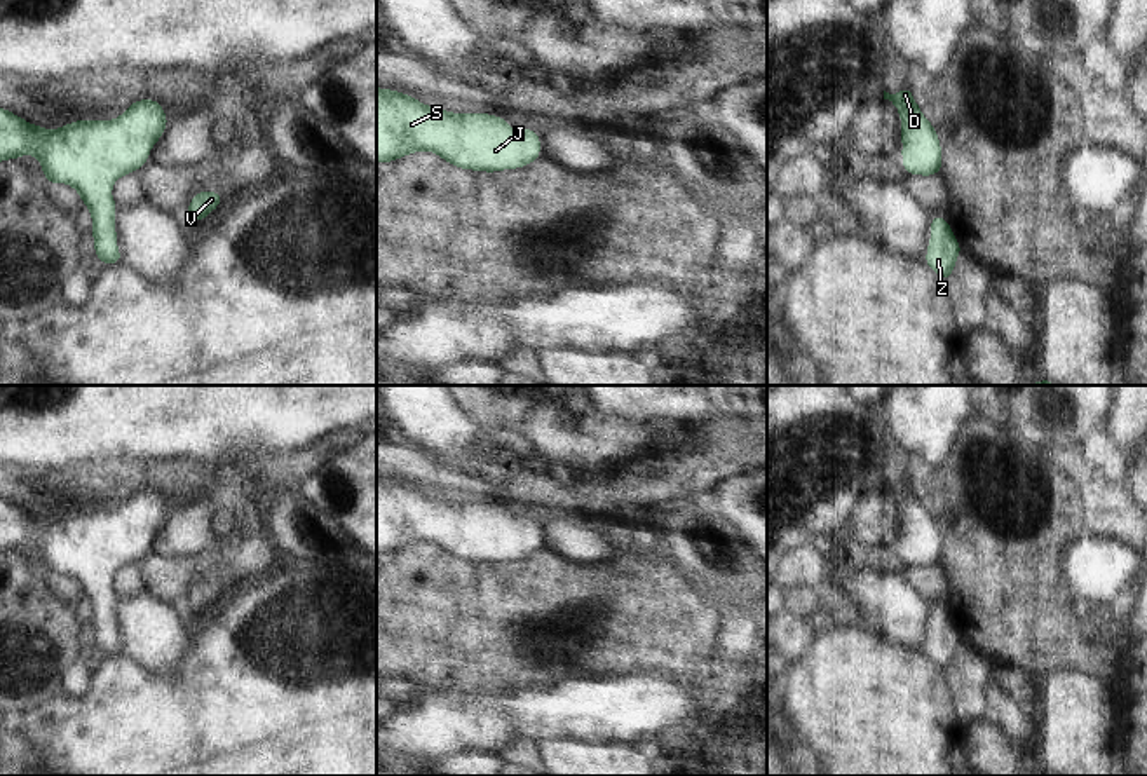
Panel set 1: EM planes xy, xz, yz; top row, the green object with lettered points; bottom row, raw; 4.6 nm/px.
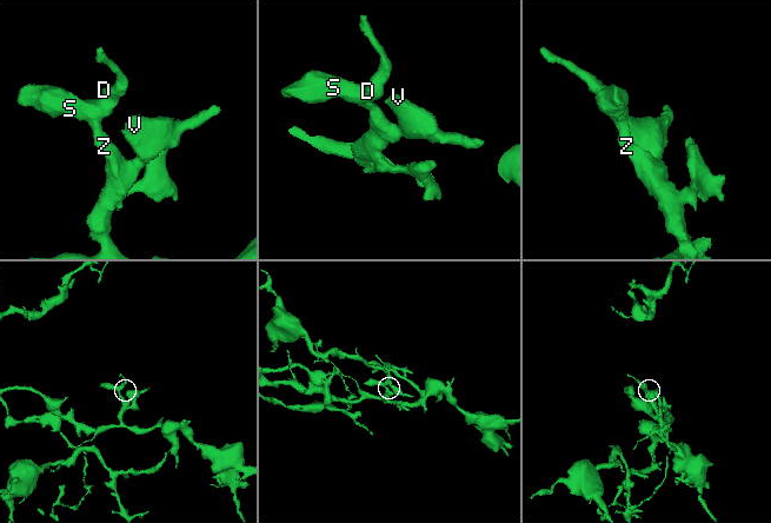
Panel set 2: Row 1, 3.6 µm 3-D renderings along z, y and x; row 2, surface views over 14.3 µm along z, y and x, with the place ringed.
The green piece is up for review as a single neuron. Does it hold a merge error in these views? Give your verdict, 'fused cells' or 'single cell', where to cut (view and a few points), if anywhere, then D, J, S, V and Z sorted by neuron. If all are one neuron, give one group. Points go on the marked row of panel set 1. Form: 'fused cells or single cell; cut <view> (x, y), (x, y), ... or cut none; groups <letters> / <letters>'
single cell; cut none; groups D J S V Z

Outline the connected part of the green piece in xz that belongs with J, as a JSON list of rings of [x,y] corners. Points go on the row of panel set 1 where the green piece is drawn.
[[[377,87],[377,162],[387,164],[413,152],[434,152],[458,169],[495,173],[535,162],[540,157],[540,136],[528,127],[514,131],[504,117],[451,113],[410,94]]]

